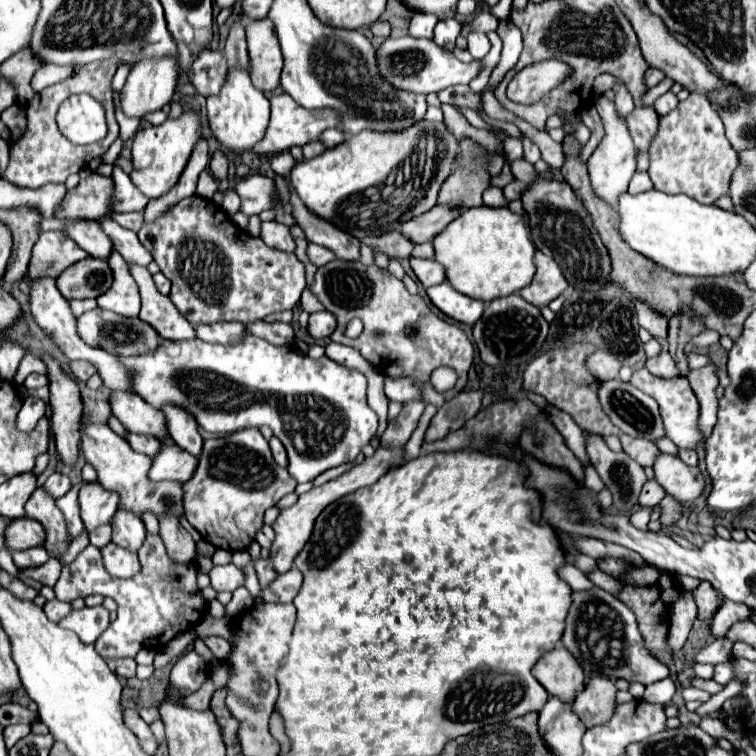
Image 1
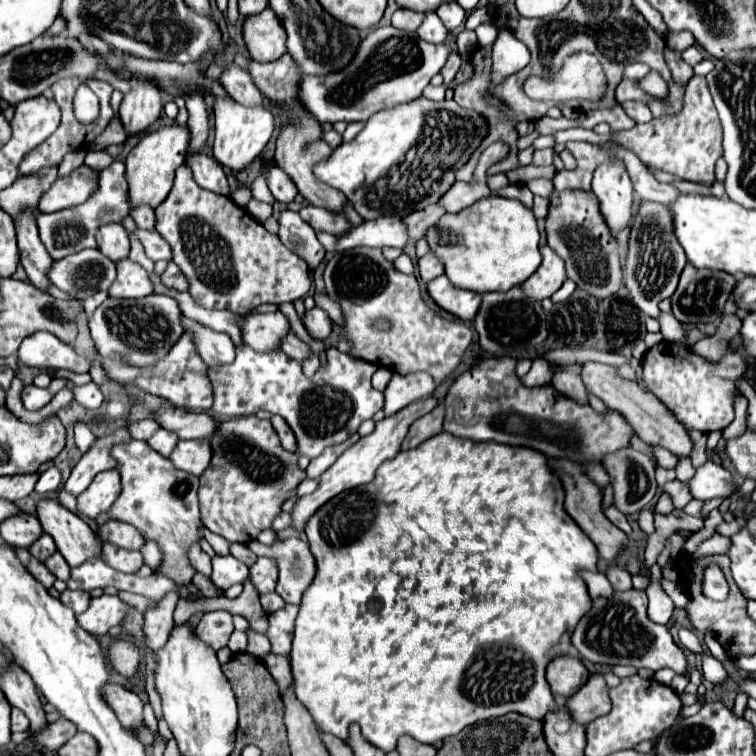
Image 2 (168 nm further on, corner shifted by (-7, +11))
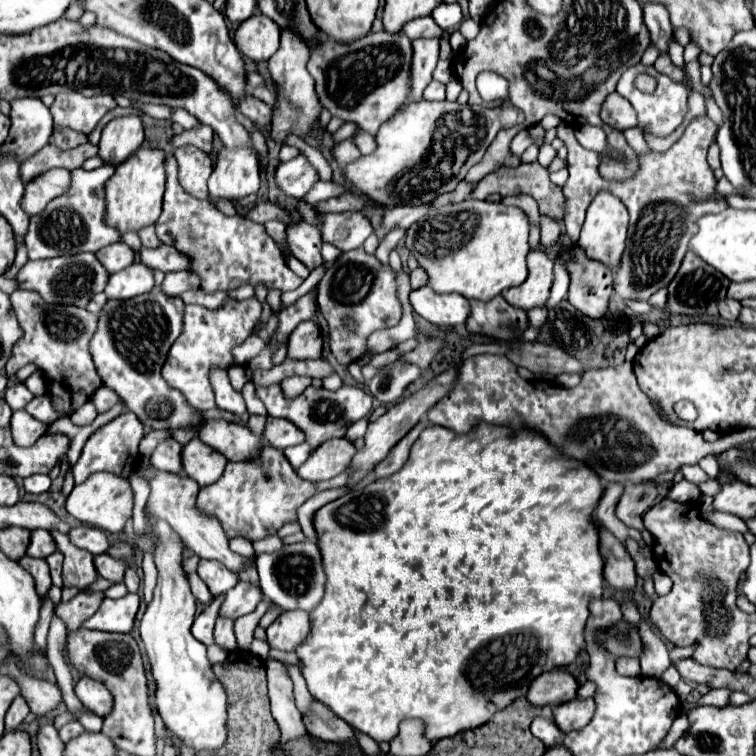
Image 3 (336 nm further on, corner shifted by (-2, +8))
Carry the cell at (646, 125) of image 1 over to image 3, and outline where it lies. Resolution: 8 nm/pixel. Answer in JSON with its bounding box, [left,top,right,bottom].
[600,92,636,130]

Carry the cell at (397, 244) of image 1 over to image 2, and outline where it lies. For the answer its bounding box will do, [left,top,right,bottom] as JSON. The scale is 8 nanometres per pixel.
[403,205,441,241]

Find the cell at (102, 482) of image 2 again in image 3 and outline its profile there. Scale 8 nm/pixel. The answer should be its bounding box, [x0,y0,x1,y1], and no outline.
[66,472,134,532]

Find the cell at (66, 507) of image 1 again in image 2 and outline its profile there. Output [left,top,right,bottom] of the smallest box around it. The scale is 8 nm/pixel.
[63,429,131,497]

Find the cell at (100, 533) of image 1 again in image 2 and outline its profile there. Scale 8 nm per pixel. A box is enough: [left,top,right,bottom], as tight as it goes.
[95,439,203,585]

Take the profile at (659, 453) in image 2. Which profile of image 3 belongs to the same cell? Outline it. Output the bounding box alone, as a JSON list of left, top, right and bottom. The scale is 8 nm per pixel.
[682,466,710,484]

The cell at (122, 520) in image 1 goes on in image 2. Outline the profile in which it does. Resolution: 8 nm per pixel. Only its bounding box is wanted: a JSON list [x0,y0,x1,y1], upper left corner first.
[99,521,147,549]

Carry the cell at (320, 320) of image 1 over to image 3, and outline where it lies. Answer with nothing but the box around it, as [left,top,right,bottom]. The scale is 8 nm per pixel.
[288,320,322,360]

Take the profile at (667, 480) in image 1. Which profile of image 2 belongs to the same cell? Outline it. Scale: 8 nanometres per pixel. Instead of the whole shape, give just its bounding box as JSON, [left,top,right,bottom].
[687,461,733,499]

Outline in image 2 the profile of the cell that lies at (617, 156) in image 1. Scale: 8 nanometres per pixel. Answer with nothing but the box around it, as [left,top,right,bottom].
[593,159,635,233]

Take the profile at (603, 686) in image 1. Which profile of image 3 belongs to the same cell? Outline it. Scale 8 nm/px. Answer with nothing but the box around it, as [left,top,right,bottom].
[554,698,596,734]

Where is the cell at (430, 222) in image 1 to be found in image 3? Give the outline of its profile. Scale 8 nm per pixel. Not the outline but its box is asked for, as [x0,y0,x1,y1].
[472,162,566,220]

